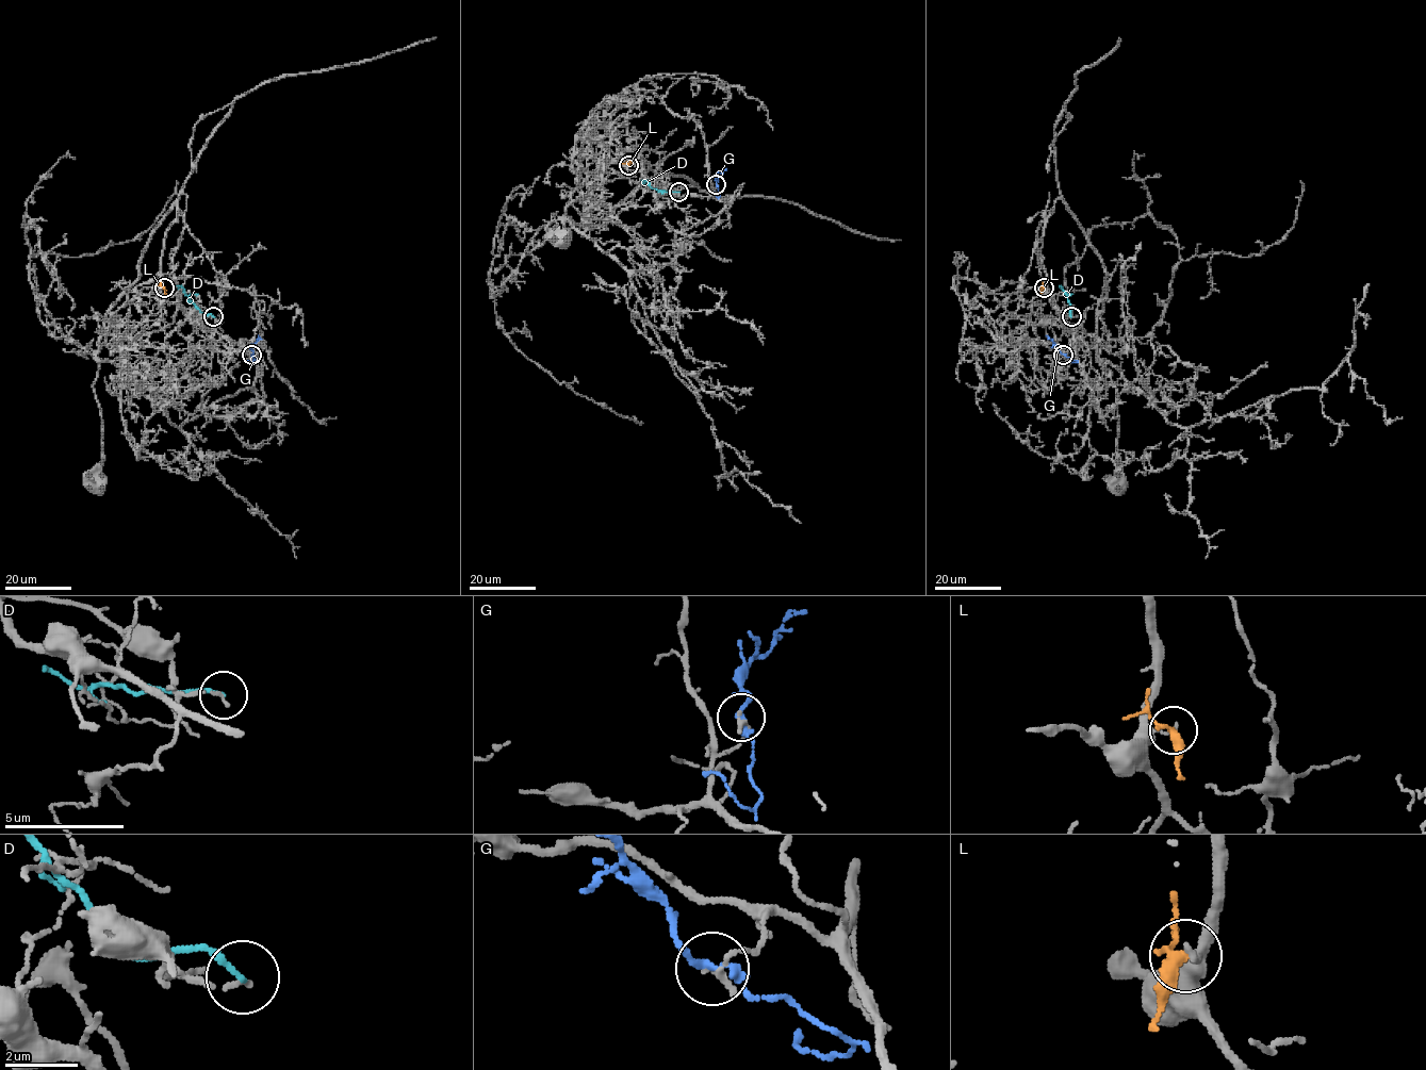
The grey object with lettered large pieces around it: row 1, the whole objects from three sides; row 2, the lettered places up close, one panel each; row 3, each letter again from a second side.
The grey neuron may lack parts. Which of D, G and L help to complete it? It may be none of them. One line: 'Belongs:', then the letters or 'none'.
Belongs: none

